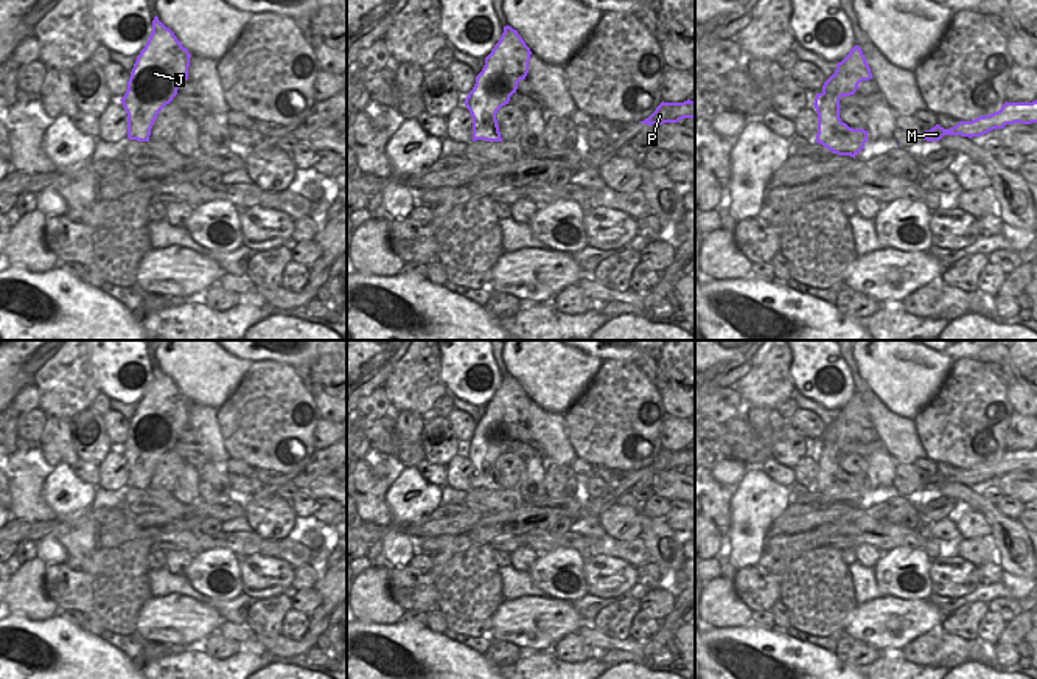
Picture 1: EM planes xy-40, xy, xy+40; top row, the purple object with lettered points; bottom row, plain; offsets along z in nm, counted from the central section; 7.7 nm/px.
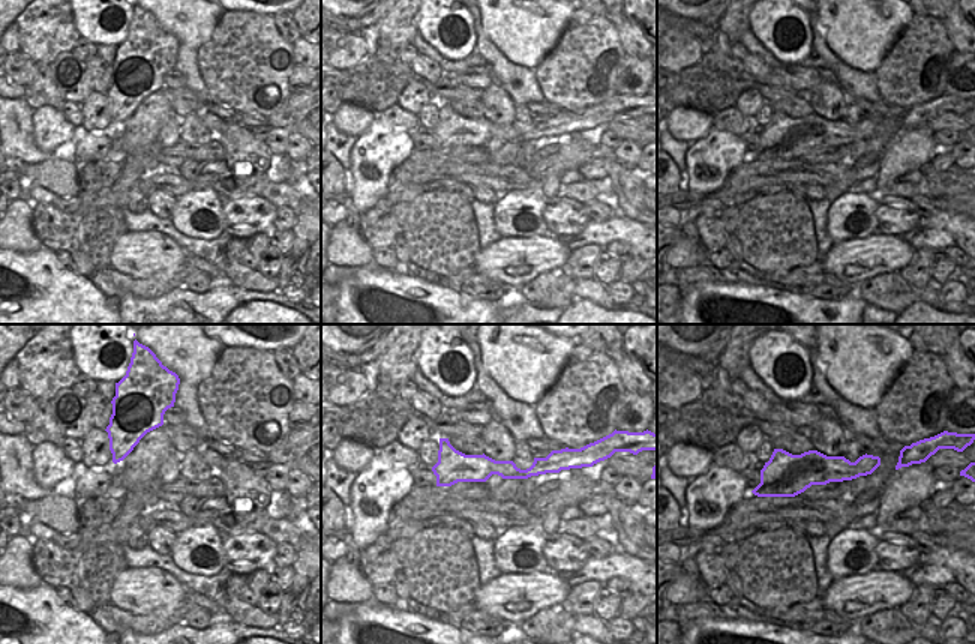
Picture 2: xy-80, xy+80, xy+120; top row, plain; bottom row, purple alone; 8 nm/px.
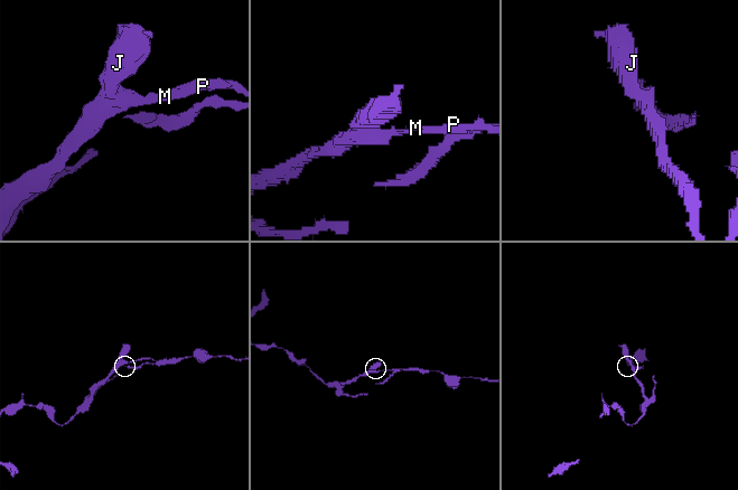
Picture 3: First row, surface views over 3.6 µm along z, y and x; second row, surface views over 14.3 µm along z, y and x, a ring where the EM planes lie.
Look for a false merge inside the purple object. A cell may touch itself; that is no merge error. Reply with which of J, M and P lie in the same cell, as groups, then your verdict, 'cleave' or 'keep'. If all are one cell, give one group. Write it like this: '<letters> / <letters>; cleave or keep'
J M P; keep

